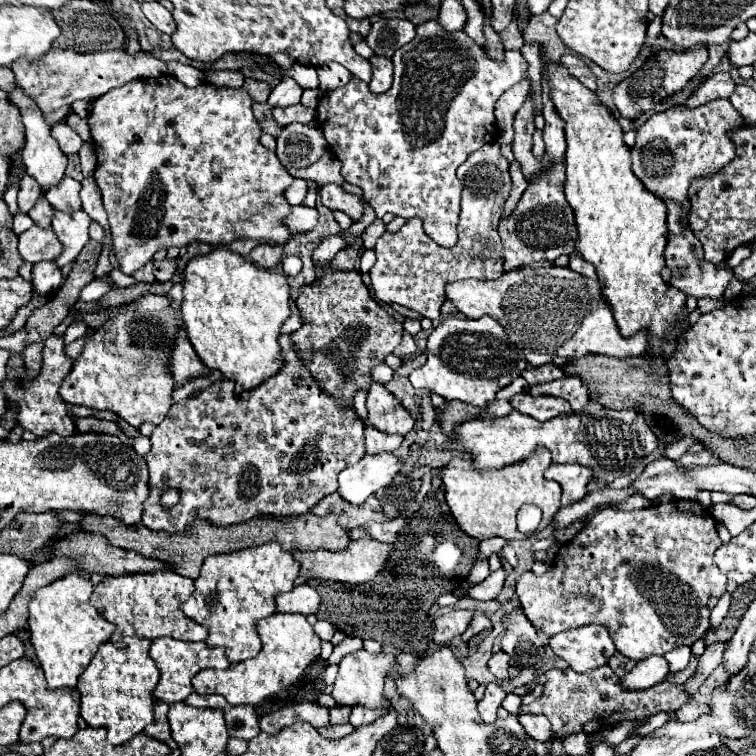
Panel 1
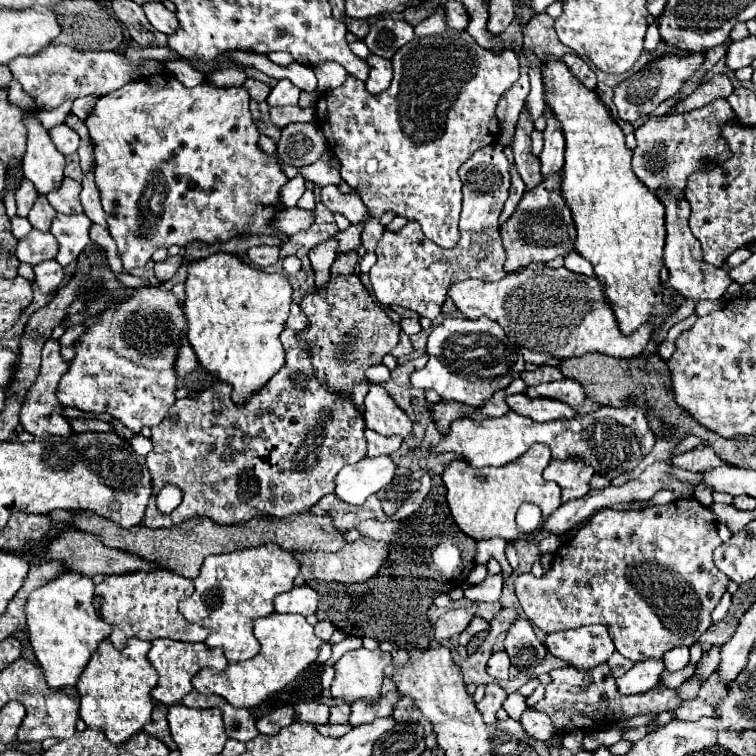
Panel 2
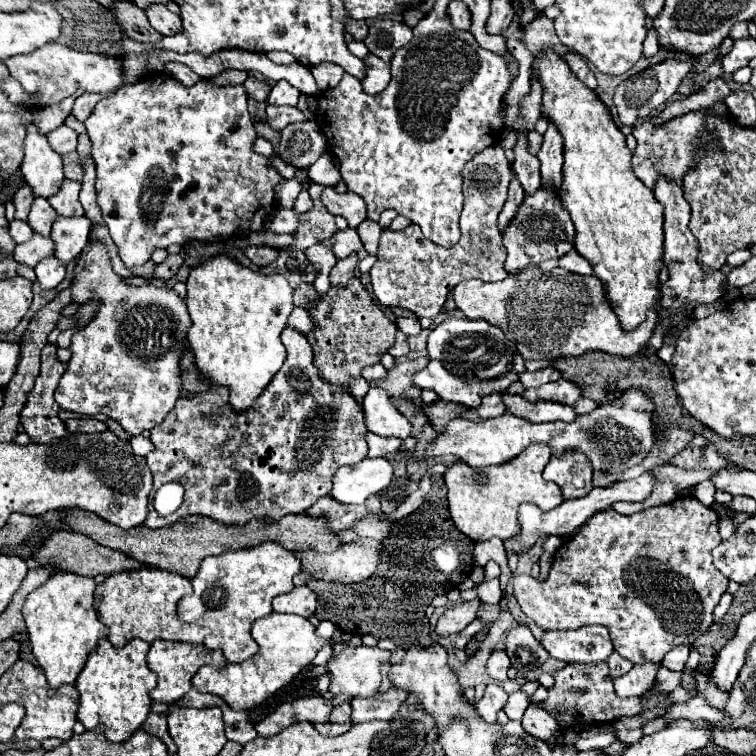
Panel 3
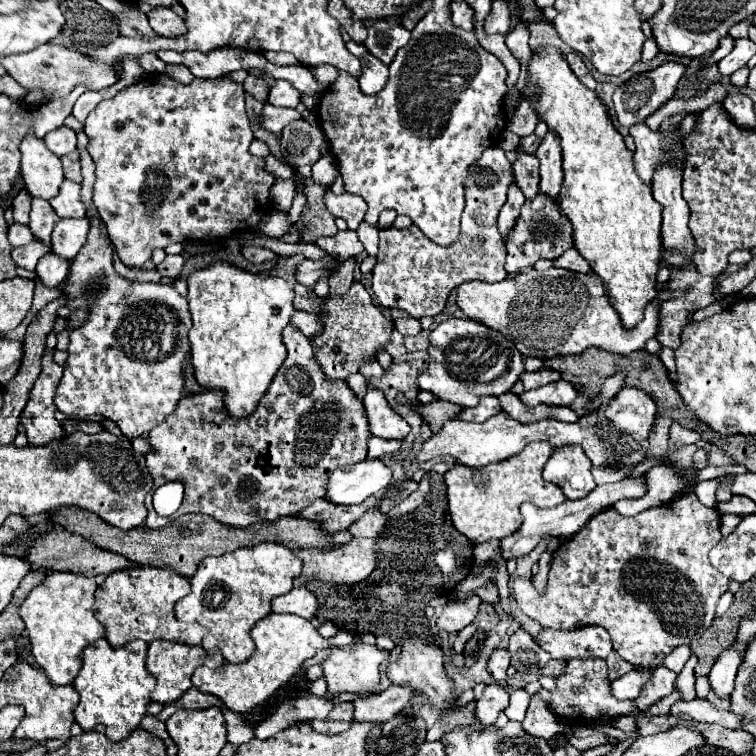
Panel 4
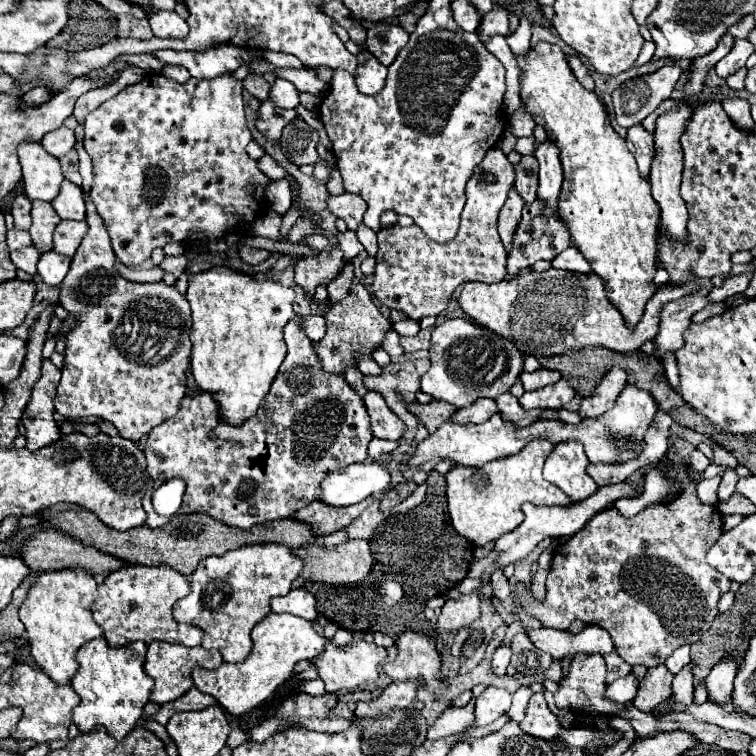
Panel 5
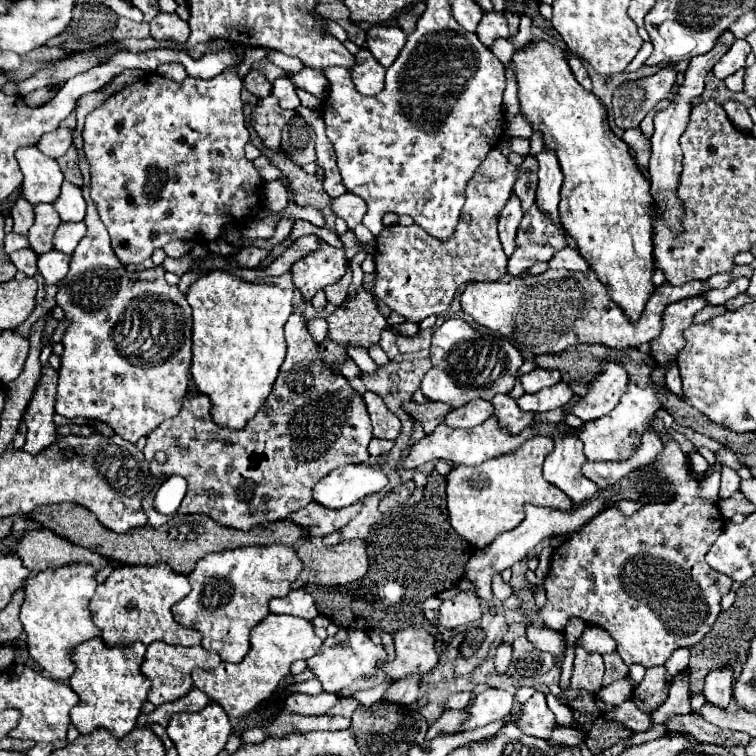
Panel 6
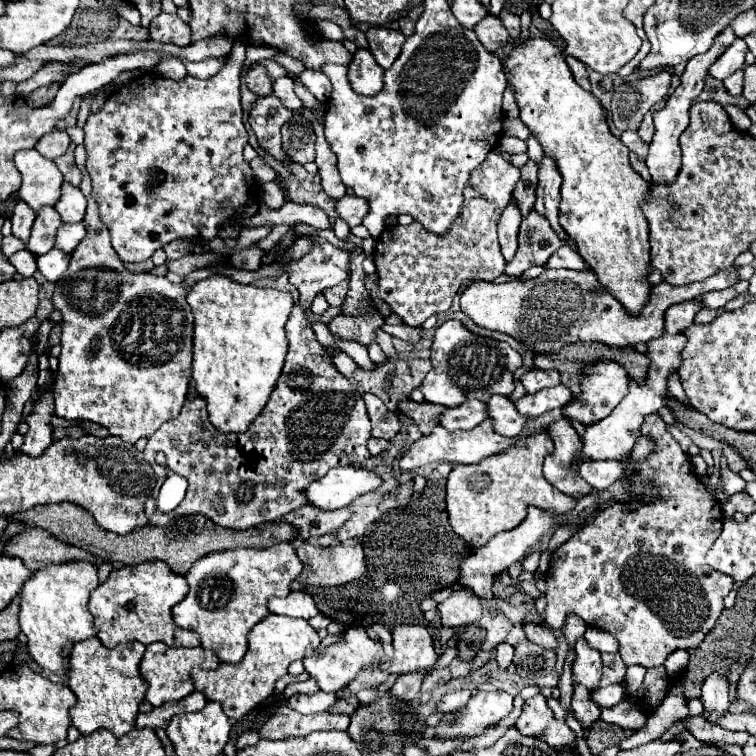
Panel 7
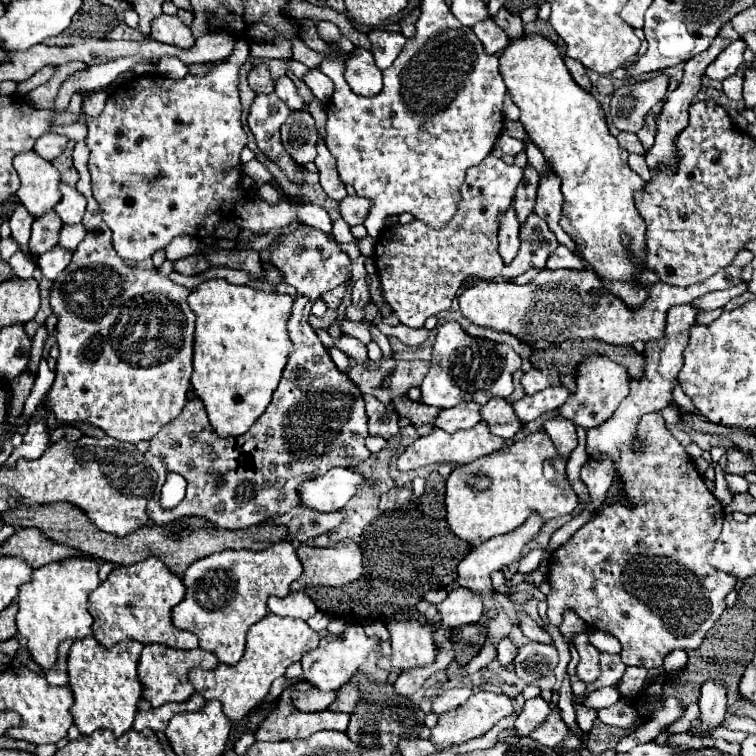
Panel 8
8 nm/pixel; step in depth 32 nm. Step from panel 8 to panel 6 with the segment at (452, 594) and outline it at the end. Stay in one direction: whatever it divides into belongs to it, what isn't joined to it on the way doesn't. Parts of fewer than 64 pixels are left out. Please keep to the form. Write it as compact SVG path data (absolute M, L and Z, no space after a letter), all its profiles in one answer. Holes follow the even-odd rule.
M466 590L466 592L458 592L454 598L448 598L440 604L438 620L442 628L458 630L480 620L480 616L482 616L480 598L476 596L474 590Z

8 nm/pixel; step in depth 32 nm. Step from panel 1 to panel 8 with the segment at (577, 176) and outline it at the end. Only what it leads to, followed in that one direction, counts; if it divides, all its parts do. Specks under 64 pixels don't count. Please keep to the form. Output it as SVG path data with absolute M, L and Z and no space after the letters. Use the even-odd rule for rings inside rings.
M524 34L516 40L510 40L510 44L500 52L500 74L504 78L506 90L512 98L512 102L520 108L520 122L528 134L528 140L534 142L540 152L544 154L546 162L550 164L550 170L560 178L562 182L562 194L564 194L564 210L562 210L562 228L572 236L576 242L582 258L596 270L596 274L604 280L606 288L614 292L620 300L624 300L630 308L638 308L646 300L646 290L640 288L634 282L634 274L642 272L642 268L628 260L628 252L622 244L622 236L630 236L630 252L636 258L644 256L644 234L646 224L642 216L636 210L634 204L634 192L644 188L644 180L630 170L628 166L628 152L624 152L616 138L608 132L604 110L600 108L598 100L584 92L568 74L568 68L564 66L564 60L558 52L558 48L538 34Z

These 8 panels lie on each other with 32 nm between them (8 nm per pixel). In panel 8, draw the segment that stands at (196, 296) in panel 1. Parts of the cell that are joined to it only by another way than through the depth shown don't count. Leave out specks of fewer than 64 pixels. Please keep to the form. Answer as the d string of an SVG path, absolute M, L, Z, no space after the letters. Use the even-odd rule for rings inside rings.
M206 280L188 296L188 304L196 314L192 388L204 402L214 432L222 438L240 436L266 410L274 390L278 388L288 354L292 352L292 340L288 336L286 322L290 318L294 300L278 292L262 292L250 286L232 286L226 280Z

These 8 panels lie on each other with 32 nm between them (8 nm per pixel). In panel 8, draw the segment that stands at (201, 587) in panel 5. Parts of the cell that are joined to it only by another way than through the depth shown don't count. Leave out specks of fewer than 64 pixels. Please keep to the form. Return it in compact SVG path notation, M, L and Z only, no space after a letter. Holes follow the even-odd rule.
M282 540L262 552L222 550L200 558L182 574L186 586L184 600L172 610L172 624L198 636L198 648L218 656L222 664L236 664L244 654L248 628L268 614L266 600L270 596L286 596L290 584L302 574L296 548Z

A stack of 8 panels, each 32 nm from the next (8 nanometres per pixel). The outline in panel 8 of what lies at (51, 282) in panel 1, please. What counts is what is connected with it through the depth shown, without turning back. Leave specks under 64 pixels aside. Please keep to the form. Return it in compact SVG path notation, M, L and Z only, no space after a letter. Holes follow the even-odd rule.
M54 246L52 250L48 250L46 254L38 256L38 268L42 270L42 274L50 280L54 280L72 260L72 250L66 250L66 248L60 248L60 246Z

